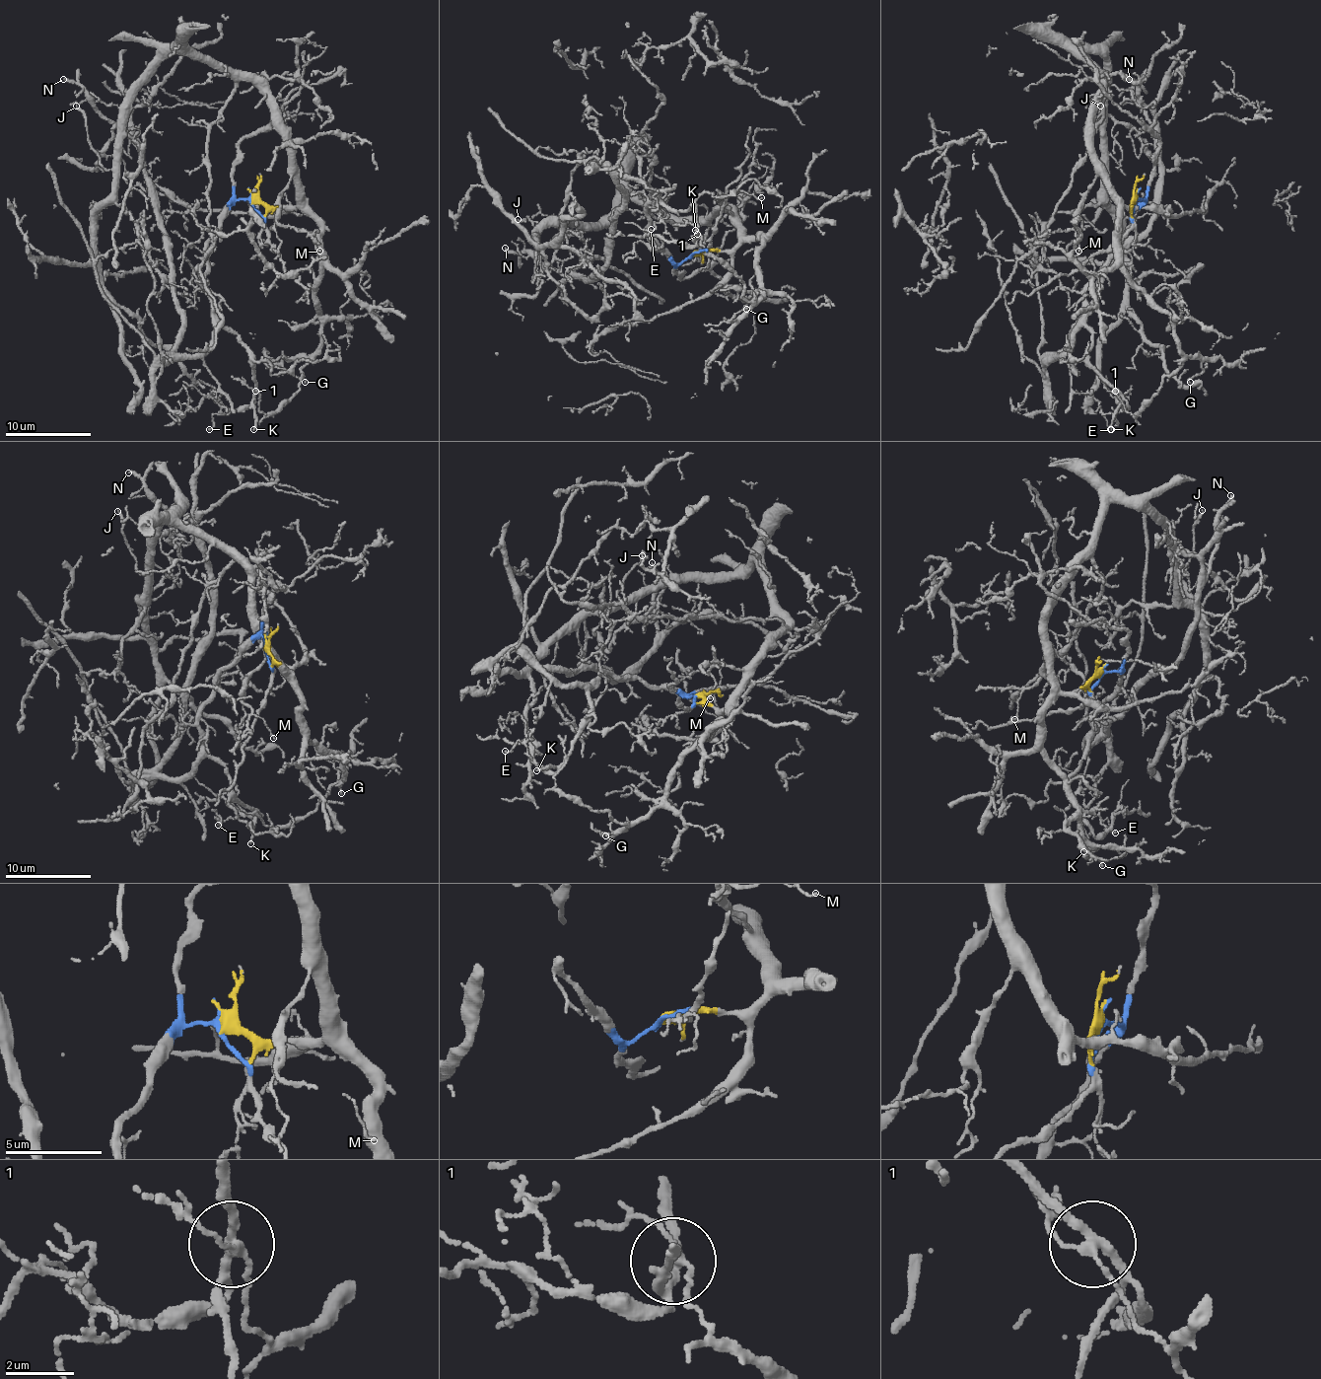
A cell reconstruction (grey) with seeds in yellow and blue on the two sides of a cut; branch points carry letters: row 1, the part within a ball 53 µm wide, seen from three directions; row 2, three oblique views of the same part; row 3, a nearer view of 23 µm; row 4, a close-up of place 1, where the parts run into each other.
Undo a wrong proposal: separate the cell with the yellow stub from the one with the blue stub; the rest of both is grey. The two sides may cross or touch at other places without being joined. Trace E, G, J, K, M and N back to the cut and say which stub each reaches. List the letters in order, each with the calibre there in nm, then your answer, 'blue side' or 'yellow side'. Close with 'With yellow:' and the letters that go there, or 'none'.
E: 110 nm | blue side
G: 110 nm | yellow side
J: 170 nm | yellow side
K: 160 nm | blue side
M: 100 nm | yellow side
N: 240 nm | blue side
With yellow: G, J, M

